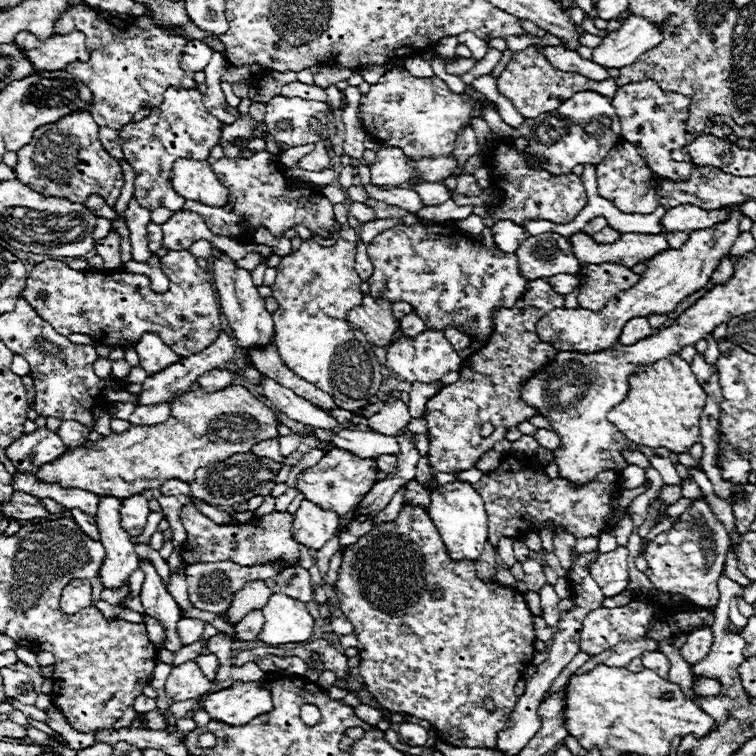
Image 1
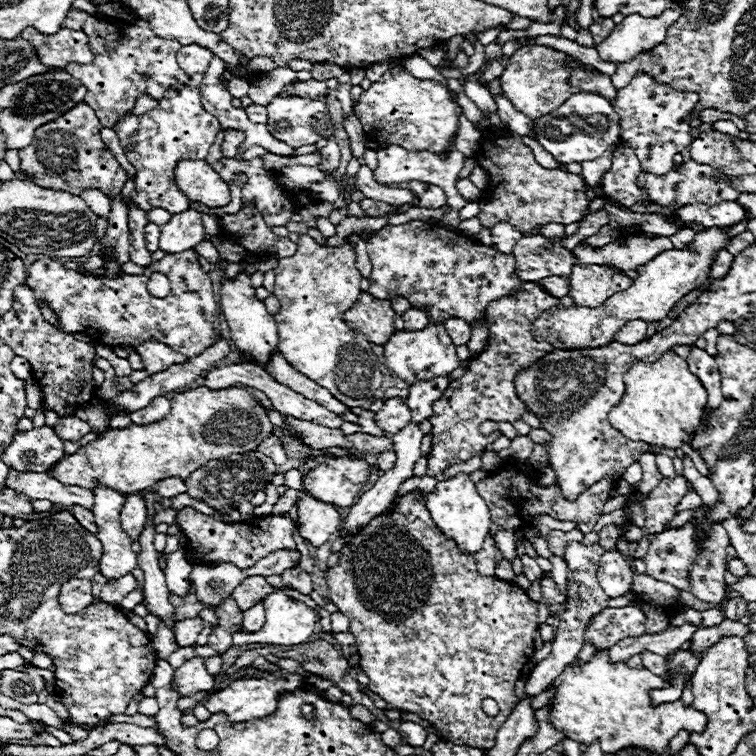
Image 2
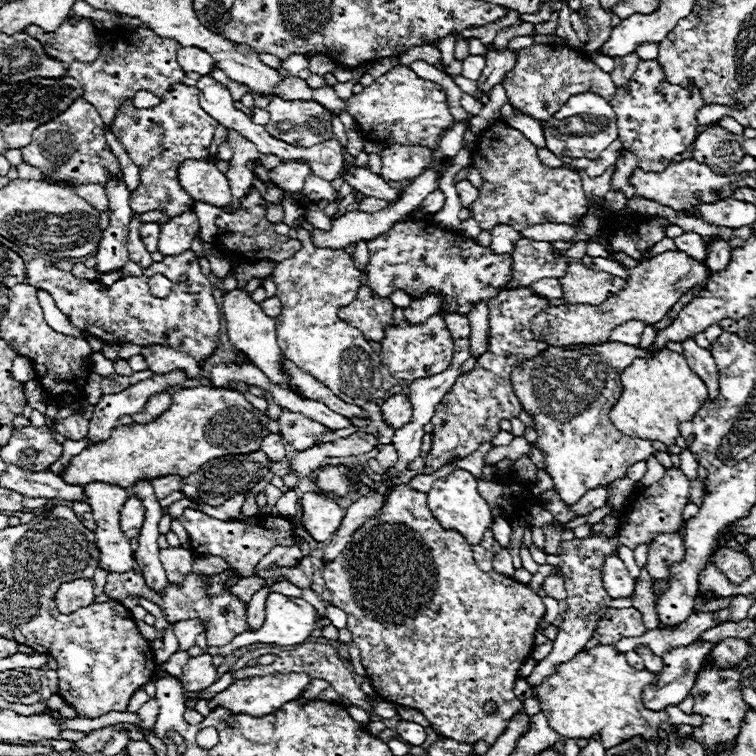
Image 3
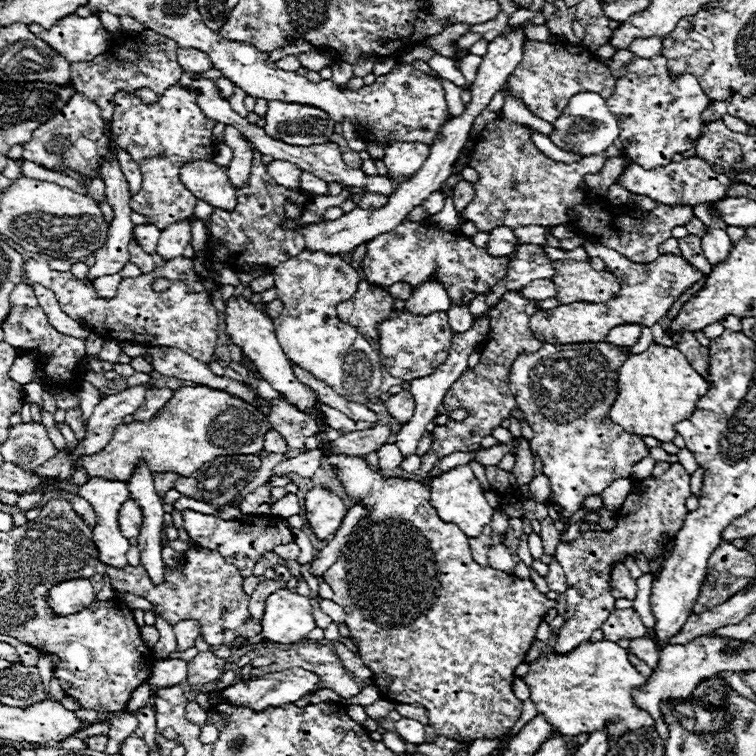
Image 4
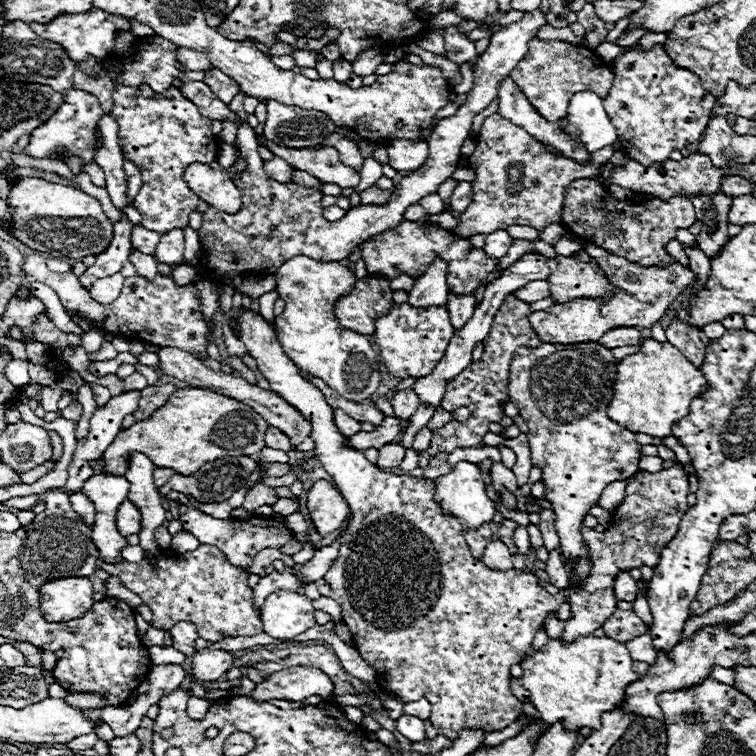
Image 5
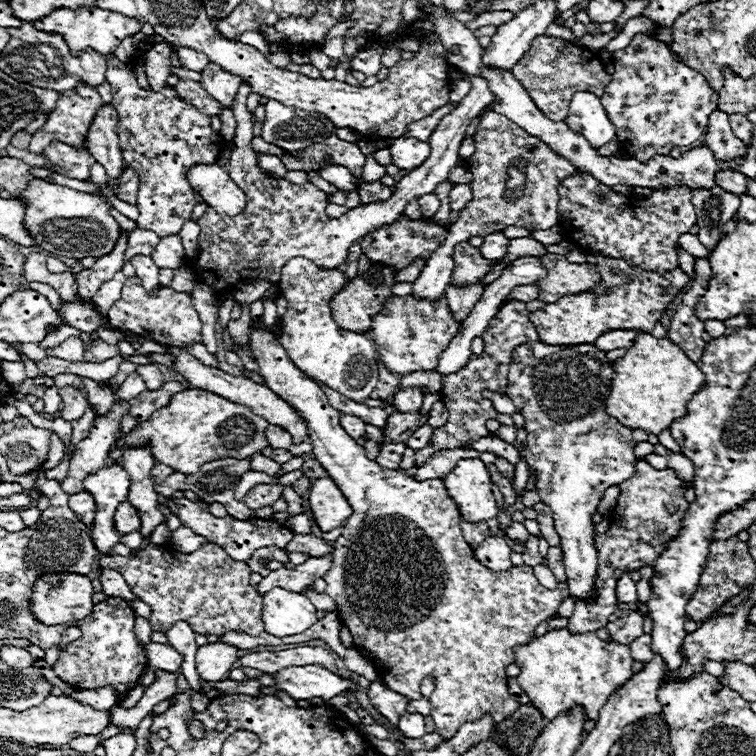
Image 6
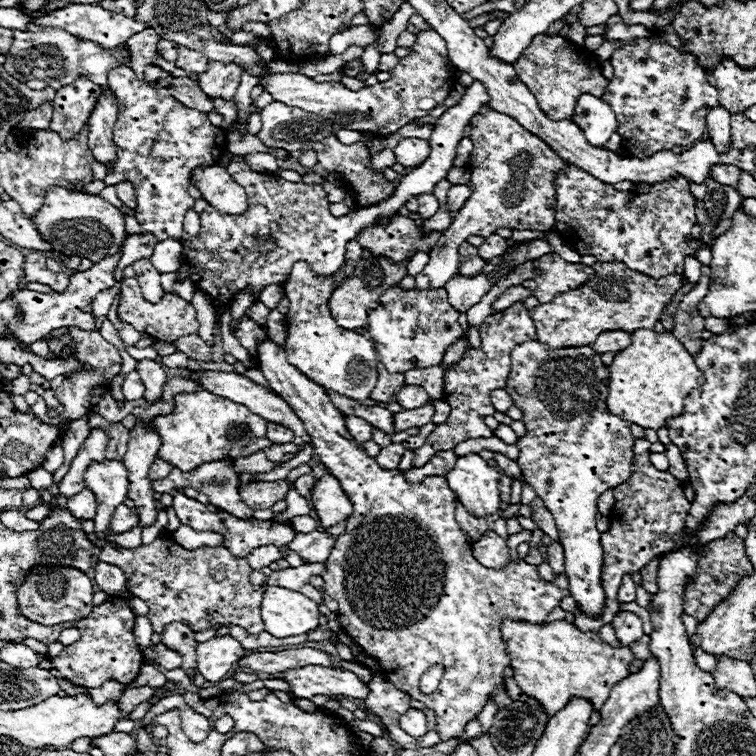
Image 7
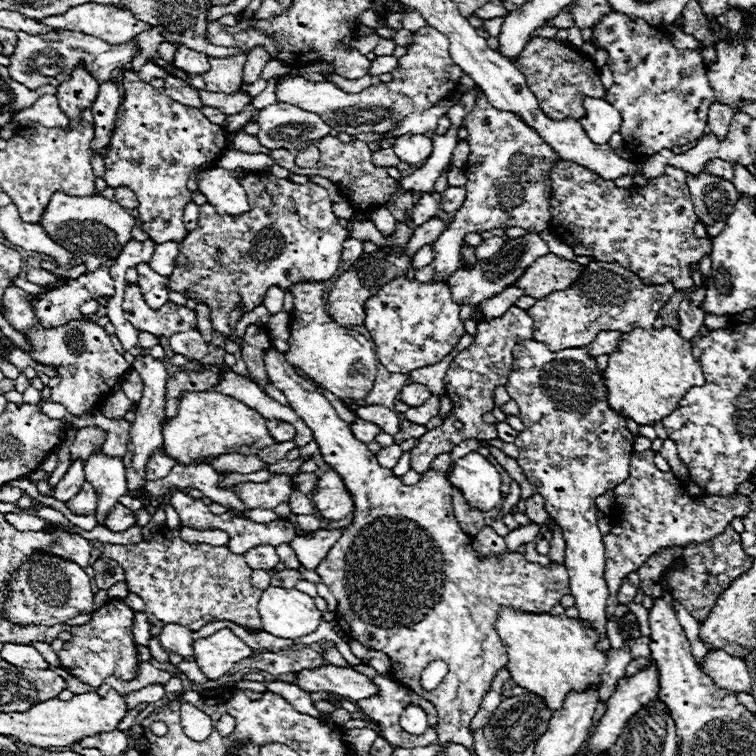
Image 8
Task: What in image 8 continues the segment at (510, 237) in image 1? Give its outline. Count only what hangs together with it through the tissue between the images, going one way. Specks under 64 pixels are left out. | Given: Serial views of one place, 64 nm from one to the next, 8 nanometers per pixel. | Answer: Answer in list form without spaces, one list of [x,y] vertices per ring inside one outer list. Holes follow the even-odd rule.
[[[492,236],[492,238],[486,238],[480,246],[476,246],[476,258],[478,260],[484,260],[484,258],[490,258],[492,254],[500,252],[504,246],[504,238],[500,236]]]

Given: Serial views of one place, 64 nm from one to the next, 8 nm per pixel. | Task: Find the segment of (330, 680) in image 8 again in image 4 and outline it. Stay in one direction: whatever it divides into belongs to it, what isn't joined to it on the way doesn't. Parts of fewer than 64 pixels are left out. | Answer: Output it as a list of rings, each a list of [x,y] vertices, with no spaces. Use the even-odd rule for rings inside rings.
[[[286,670],[286,672],[274,672],[274,674],[264,674],[262,678],[250,678],[248,682],[240,680],[226,690],[220,692],[220,702],[232,704],[232,706],[248,706],[254,712],[264,712],[270,706],[282,706],[288,702],[300,700],[304,694],[310,694],[314,688],[318,688],[322,680],[318,680],[316,674],[310,674],[310,670]]]

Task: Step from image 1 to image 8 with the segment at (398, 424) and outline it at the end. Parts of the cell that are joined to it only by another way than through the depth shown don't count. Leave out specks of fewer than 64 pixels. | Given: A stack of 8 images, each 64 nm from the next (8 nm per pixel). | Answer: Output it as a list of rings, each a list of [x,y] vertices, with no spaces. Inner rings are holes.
[[[408,384],[408,386],[404,386],[402,392],[400,392],[400,400],[402,400],[404,404],[408,404],[410,408],[412,408],[412,406],[422,406],[428,398],[430,398],[430,392],[428,392],[428,388],[422,386],[422,384]]]

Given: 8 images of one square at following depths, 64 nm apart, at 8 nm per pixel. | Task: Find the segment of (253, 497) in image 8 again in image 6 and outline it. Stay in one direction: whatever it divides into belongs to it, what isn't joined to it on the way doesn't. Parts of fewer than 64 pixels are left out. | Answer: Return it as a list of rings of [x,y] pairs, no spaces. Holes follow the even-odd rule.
[[[256,484],[246,496],[244,504],[250,510],[258,510],[262,506],[272,506],[278,498],[282,498],[282,488],[280,484]]]

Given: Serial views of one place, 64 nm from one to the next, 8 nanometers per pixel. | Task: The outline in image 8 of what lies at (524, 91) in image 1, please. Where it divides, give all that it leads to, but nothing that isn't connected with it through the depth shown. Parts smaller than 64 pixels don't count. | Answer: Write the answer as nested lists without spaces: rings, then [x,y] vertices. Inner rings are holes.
[[[538,36],[532,38],[518,56],[518,60],[514,62],[514,66],[518,66],[518,70],[526,76],[526,82],[532,94],[536,94],[544,114],[548,114],[554,120],[562,120],[568,116],[582,118],[584,114],[582,98],[584,96],[604,98],[606,94],[600,82],[600,72],[592,62],[592,58],[570,44],[556,42],[552,38],[538,38]]]

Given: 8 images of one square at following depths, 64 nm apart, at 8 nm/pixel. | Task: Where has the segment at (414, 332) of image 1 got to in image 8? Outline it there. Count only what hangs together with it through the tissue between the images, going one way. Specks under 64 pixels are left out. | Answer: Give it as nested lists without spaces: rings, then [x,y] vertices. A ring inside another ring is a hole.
[[[482,96],[478,108],[474,108],[464,122],[468,130],[470,156],[466,162],[466,202],[462,210],[454,214],[450,226],[434,242],[434,260],[426,268],[414,272],[418,282],[446,282],[460,264],[460,246],[470,232],[482,234],[492,228],[518,226],[528,232],[542,232],[550,228],[550,168],[558,162],[558,154],[516,114],[500,112]],[[520,154],[520,160],[514,156]]]

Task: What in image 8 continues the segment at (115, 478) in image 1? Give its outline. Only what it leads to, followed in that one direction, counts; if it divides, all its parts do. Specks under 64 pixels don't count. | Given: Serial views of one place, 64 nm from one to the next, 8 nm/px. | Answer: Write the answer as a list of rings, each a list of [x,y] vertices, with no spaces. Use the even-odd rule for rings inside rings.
[[[214,390],[184,392],[178,402],[178,414],[162,424],[164,446],[162,450],[178,464],[194,464],[196,460],[218,458],[220,454],[258,454],[262,448],[276,444],[270,438],[266,420],[250,410],[246,404],[218,394]]]

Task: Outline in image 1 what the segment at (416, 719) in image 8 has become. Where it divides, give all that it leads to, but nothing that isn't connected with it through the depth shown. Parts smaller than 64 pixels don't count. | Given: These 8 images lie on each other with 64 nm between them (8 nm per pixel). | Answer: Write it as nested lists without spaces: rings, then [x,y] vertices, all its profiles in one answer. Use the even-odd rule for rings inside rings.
[[[410,722],[400,724],[398,734],[404,740],[404,744],[408,744],[408,746],[424,746],[428,740],[428,730],[424,730],[418,724],[410,724]]]

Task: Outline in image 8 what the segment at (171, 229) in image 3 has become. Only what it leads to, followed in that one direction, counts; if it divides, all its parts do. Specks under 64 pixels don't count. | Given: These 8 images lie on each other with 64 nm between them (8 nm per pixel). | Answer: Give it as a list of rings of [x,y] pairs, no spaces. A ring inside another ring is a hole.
[[[162,242],[156,246],[152,258],[150,258],[150,266],[154,272],[162,274],[162,276],[170,276],[174,272],[176,266],[176,258],[178,258],[178,242]]]

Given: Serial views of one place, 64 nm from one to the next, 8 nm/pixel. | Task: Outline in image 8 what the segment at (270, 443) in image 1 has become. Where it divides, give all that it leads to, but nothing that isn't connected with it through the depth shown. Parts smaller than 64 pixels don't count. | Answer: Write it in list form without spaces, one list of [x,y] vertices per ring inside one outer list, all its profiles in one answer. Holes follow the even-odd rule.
[[[266,420],[266,426],[268,426],[268,432],[270,436],[276,440],[276,442],[288,442],[288,440],[294,440],[296,432],[290,424],[286,422],[278,422],[278,420]]]

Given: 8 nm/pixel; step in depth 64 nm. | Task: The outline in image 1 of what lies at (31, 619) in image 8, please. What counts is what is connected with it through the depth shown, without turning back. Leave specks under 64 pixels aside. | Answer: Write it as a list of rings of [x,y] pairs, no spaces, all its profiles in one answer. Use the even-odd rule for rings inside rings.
[[[76,578],[72,580],[64,590],[60,598],[60,608],[66,614],[74,614],[78,610],[84,610],[92,604],[92,586],[90,580]]]

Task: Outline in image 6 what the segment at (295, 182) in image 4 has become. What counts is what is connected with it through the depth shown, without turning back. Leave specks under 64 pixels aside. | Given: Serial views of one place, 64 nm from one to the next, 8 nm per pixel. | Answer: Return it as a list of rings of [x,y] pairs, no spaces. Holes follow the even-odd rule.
[[[260,154],[258,164],[266,174],[272,174],[272,178],[284,178],[286,172],[288,172],[284,162],[278,156],[272,156],[272,154]]]

